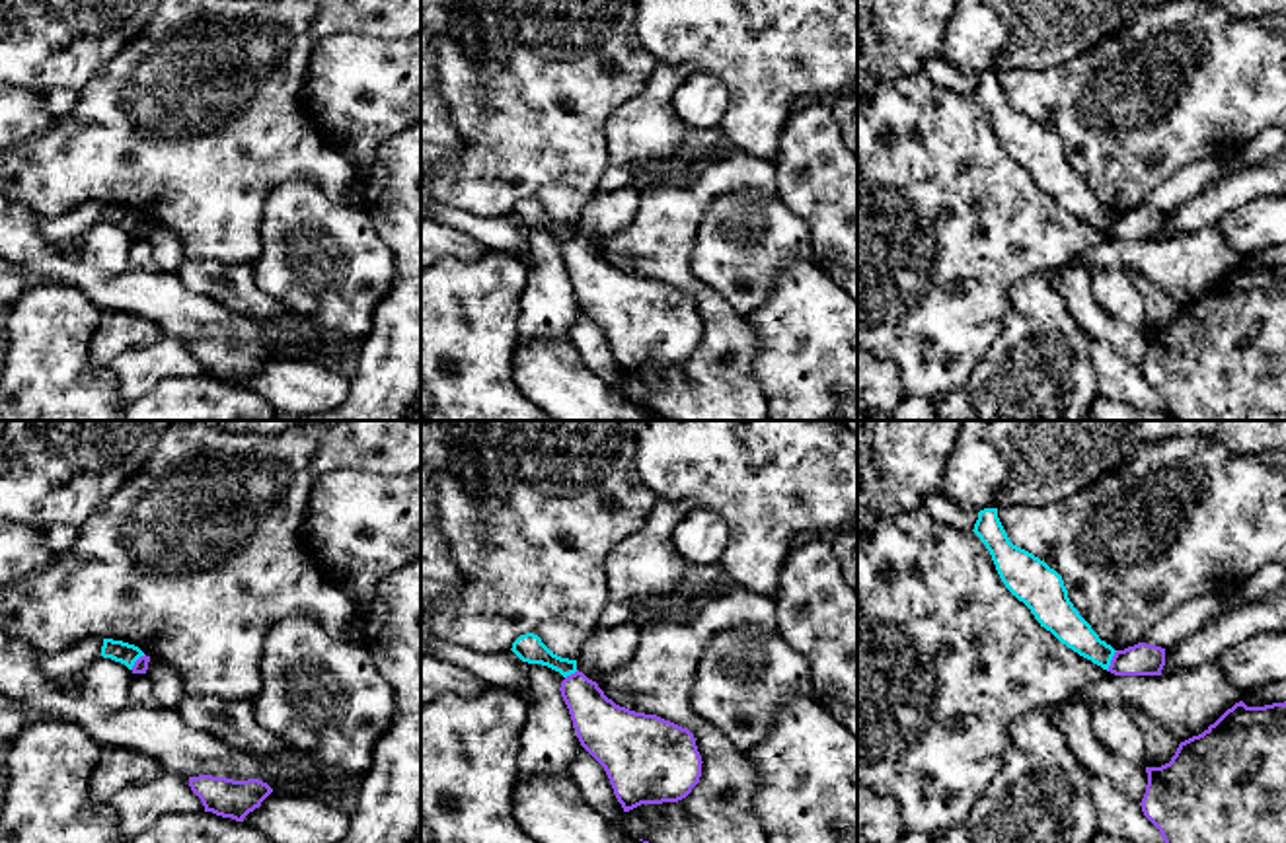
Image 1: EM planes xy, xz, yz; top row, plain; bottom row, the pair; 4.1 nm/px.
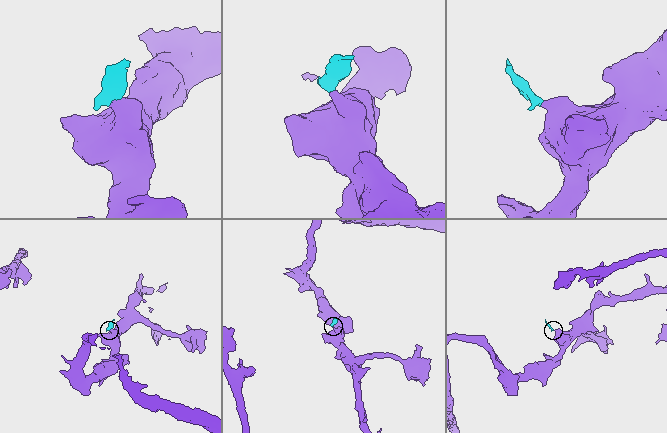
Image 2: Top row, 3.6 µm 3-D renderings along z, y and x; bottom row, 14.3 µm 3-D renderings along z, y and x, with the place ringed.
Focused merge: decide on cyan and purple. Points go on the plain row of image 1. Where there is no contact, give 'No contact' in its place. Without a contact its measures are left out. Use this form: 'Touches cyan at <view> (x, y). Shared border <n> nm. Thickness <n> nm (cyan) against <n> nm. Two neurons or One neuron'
Touches cyan at yz (1111, 222). Shared border 100 nm. Thickness 140 nm (cyan) against 130 nm. Two neurons

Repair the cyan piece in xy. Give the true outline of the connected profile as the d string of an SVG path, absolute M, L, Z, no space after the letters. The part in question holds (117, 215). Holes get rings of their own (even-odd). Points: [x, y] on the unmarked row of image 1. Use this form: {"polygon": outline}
{"polygon": "M103 202L101 220L125 228L132 234L134 226L144 220L144 216L129 206Z"}

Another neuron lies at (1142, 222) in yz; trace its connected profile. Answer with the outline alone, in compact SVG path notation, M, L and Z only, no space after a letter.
M1138 206L1116 214L1107 236L1115 239L1161 239L1165 230L1165 212Z

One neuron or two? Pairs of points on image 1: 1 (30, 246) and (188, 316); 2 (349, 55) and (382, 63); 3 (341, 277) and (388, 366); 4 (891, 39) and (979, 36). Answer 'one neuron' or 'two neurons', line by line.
1: one neuron
2: one neuron
3: two neurons
4: two neurons

